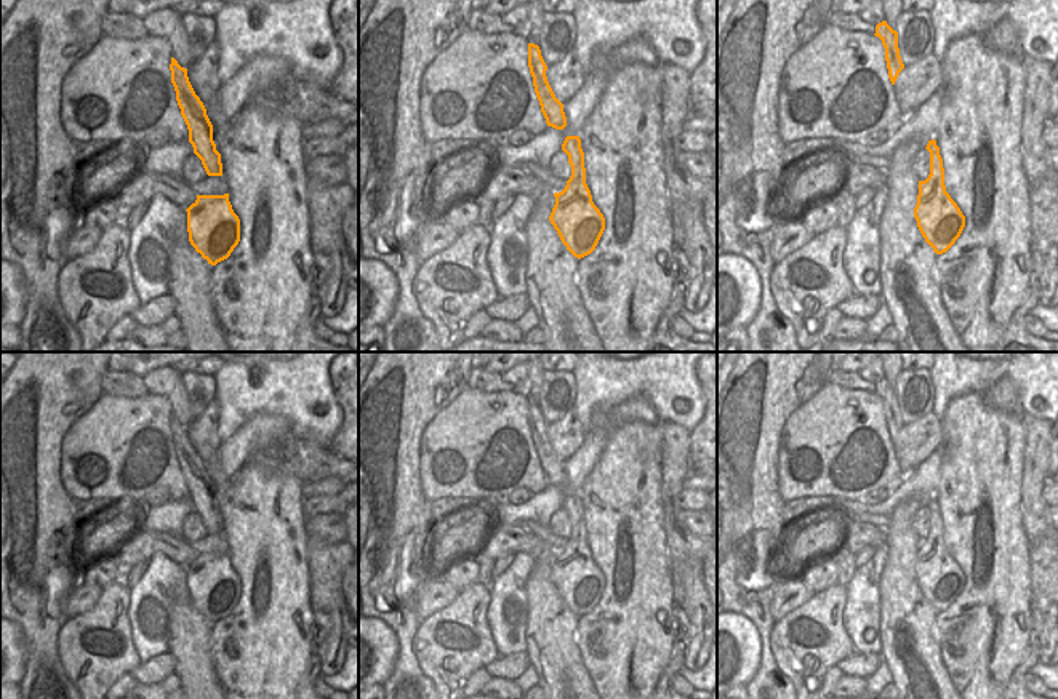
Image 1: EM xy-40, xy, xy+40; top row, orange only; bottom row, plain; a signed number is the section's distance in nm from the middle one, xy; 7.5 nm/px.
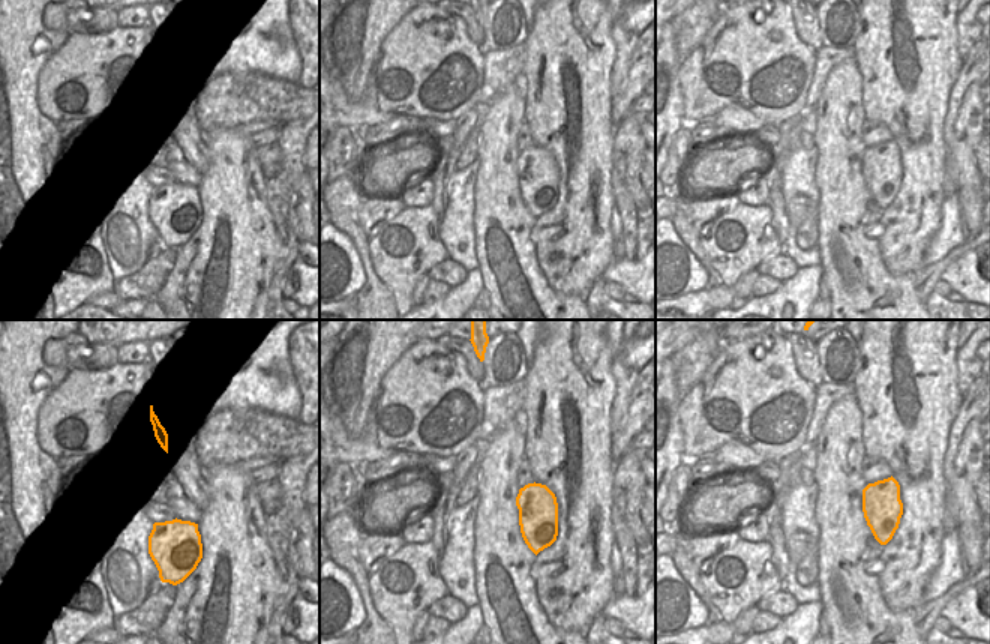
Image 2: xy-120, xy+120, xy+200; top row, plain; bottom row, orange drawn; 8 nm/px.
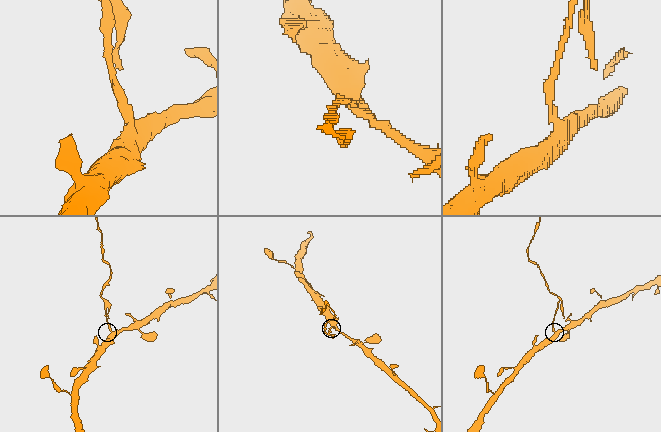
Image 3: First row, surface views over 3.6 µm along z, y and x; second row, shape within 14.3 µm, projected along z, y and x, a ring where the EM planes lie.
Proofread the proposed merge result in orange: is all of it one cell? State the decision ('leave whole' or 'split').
split

